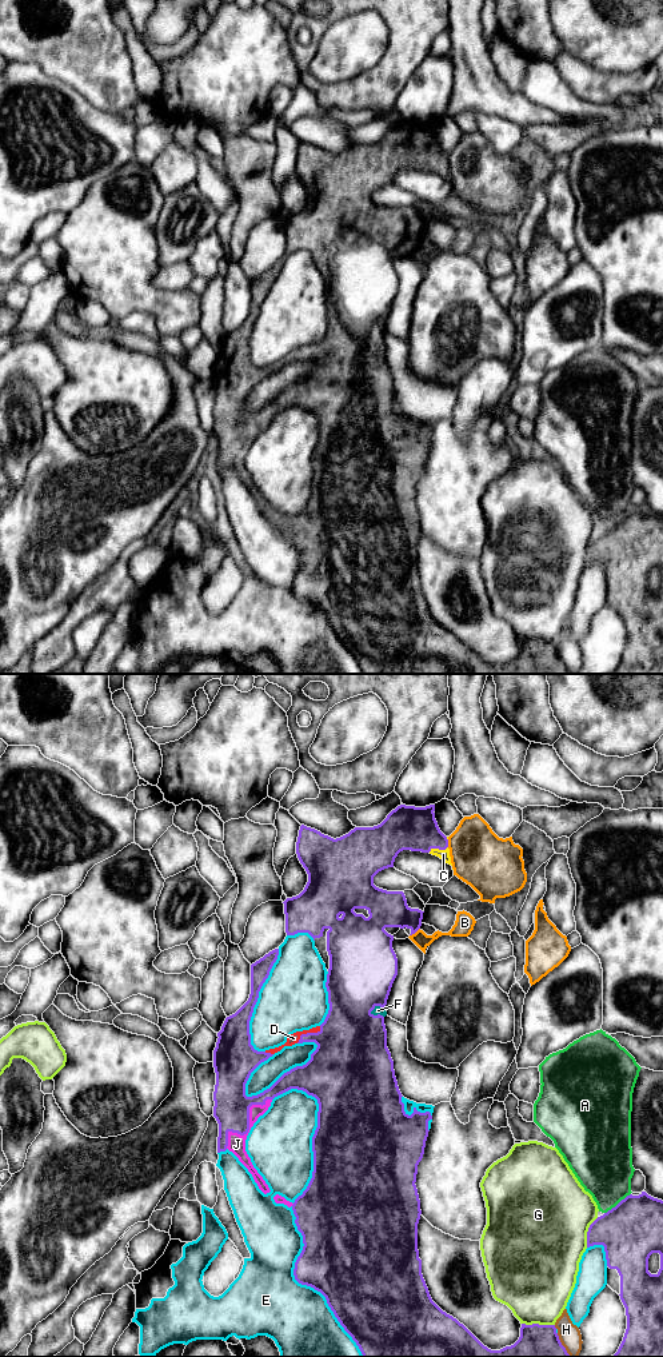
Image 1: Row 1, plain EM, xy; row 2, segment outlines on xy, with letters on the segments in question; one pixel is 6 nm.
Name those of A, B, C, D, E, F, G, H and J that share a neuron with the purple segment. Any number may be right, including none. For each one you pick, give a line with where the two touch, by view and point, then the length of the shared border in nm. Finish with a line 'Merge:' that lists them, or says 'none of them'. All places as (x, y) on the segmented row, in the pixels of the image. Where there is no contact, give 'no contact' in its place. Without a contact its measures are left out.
C: contact xy (438, 847); length 120 nm
D: contact xy (307, 1033); length 180 nm
F: contact xy (372, 1014); length 100 nm
J: contact xy (248, 1126); length 400 nm
Merge: C, D, F, J

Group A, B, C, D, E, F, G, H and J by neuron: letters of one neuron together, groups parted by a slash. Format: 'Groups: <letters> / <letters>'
Groups: A / B / C D F J / E / G / H

